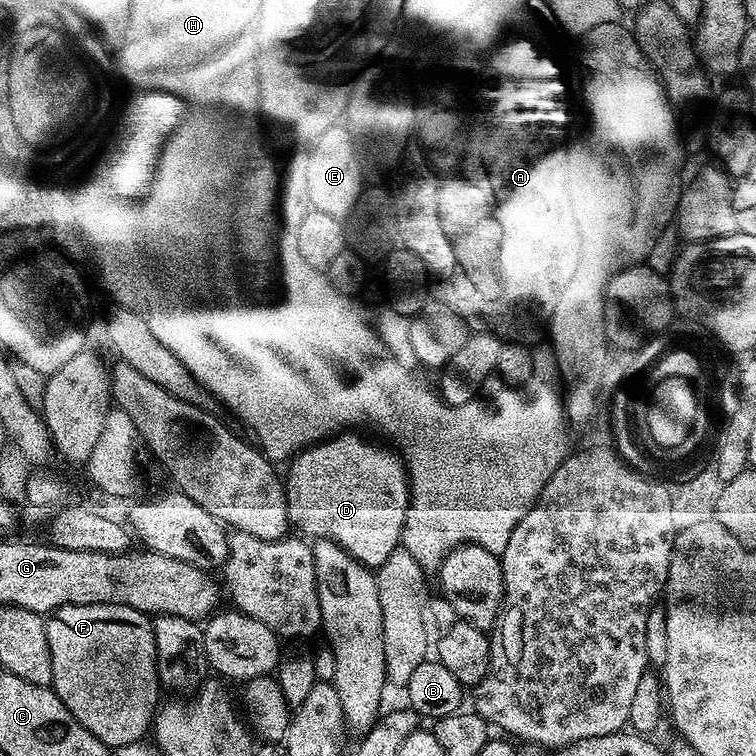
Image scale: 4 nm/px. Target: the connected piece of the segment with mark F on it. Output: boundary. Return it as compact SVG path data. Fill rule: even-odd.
M67 604L55 608L45 619L46 642L50 642L51 689L94 738L115 750L143 741L149 735L161 703L162 685L156 677L156 647L152 620L130 606L117 604Z

